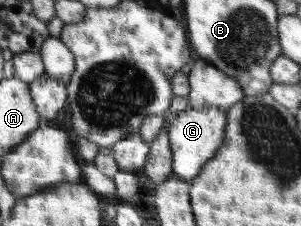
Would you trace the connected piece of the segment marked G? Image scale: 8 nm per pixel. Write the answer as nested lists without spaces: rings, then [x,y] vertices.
[[[210,107],[185,109],[172,112],[165,119],[169,141],[173,152],[173,177],[189,181],[197,177],[204,164],[214,157],[224,141],[226,129],[226,108]]]

